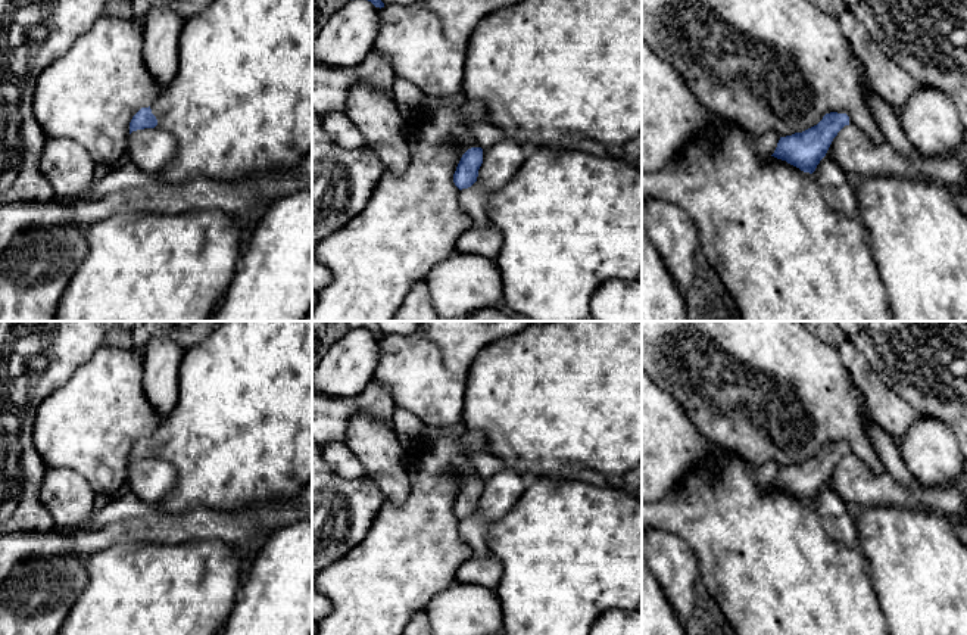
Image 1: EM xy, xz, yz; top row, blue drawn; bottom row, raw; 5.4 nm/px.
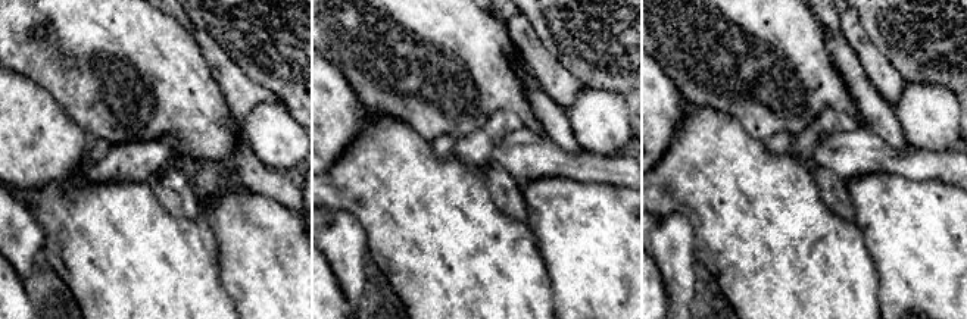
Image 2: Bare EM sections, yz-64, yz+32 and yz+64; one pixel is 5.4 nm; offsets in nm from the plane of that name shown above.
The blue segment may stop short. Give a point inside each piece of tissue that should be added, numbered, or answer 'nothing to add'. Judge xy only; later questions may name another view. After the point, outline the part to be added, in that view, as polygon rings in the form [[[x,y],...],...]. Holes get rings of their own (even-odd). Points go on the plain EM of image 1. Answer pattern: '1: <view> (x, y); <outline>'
1: xy (240, 433); [[[221,321],[200,345],[184,352],[178,377],[178,402],[150,436],[157,449],[156,457],[177,469],[174,492],[160,507],[169,513],[185,513],[196,505],[238,510],[265,499],[299,498],[300,491],[312,480],[312,321]]]

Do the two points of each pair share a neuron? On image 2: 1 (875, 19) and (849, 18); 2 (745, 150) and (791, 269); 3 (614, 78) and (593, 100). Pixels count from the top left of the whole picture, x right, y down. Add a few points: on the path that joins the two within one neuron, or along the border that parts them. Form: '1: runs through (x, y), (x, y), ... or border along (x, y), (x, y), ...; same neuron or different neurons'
1: border along (857, 15), (864, 33), (877, 47); different neurons
2: runs through (745, 180), (745, 203), (758, 216), (769, 240); same neuron
3: border along (585, 85), (615, 90), (626, 103); different neurons

